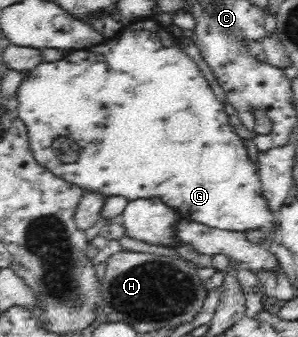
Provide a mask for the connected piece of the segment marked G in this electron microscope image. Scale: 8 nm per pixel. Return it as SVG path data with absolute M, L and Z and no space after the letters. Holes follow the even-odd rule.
M138 19L125 26L120 34L109 38L99 46L85 49L83 52L71 54L69 60L60 59L51 64L39 64L37 68L29 69L22 78L17 90L18 118L23 119L29 127L29 138L32 139L32 149L42 165L48 166L53 173L69 182L83 187L87 191L101 194L125 196L129 201L137 198L161 198L165 203L179 210L188 221L197 221L201 224L223 230L235 230L239 232L259 231L263 234L278 235L280 230L277 221L278 212L271 207L265 197L265 191L255 162L249 158L246 143L231 127L231 117L225 113L224 104L215 96L207 78L197 68L195 61L187 53L181 50L180 36L171 32L169 28L163 28L157 20ZM57 135L71 137L80 146L79 160L75 164L63 164L57 158L52 148L52 140Z

